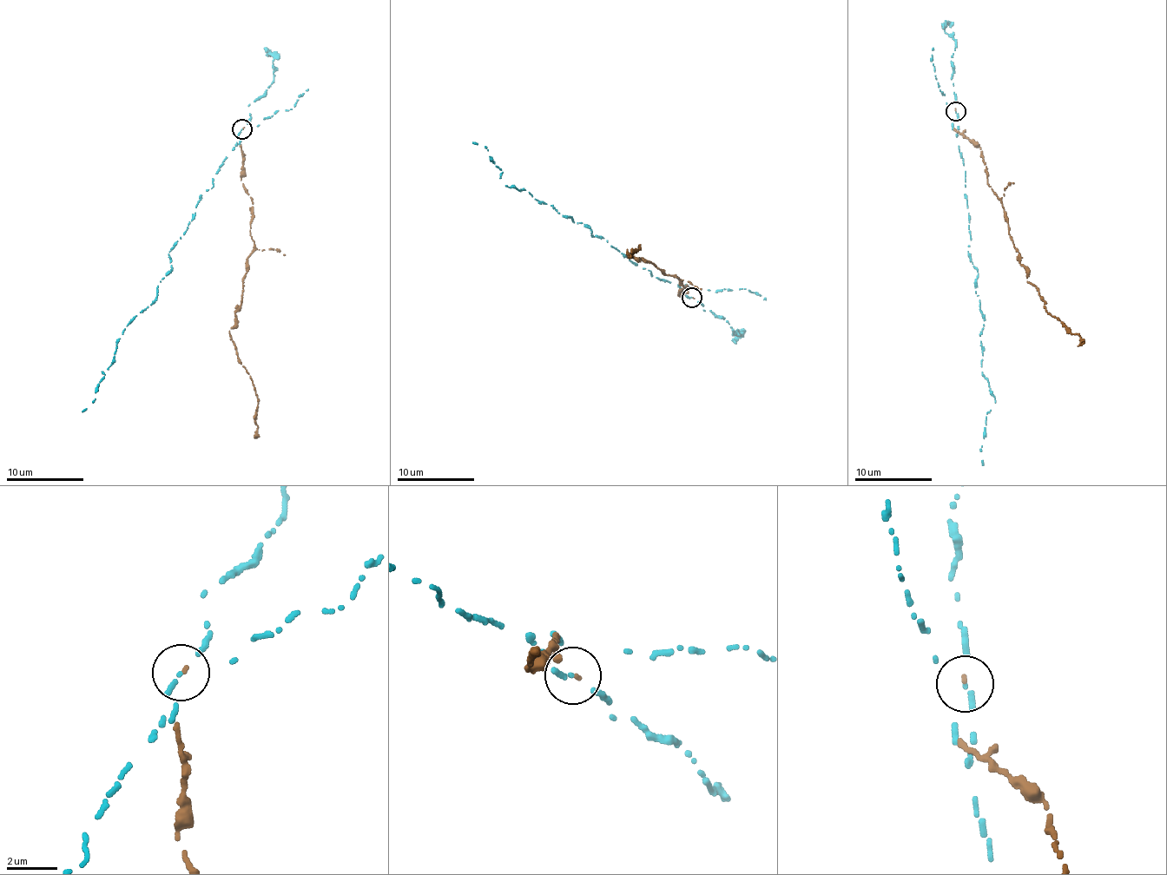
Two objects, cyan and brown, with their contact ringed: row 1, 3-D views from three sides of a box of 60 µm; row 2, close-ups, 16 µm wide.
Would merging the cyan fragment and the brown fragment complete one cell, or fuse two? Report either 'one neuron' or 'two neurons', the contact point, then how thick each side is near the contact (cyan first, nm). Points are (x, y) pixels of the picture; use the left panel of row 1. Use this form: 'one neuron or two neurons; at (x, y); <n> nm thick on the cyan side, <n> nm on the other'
two neurons; at (242, 129); 180 nm thick on the cyan side, 90 nm on the other

